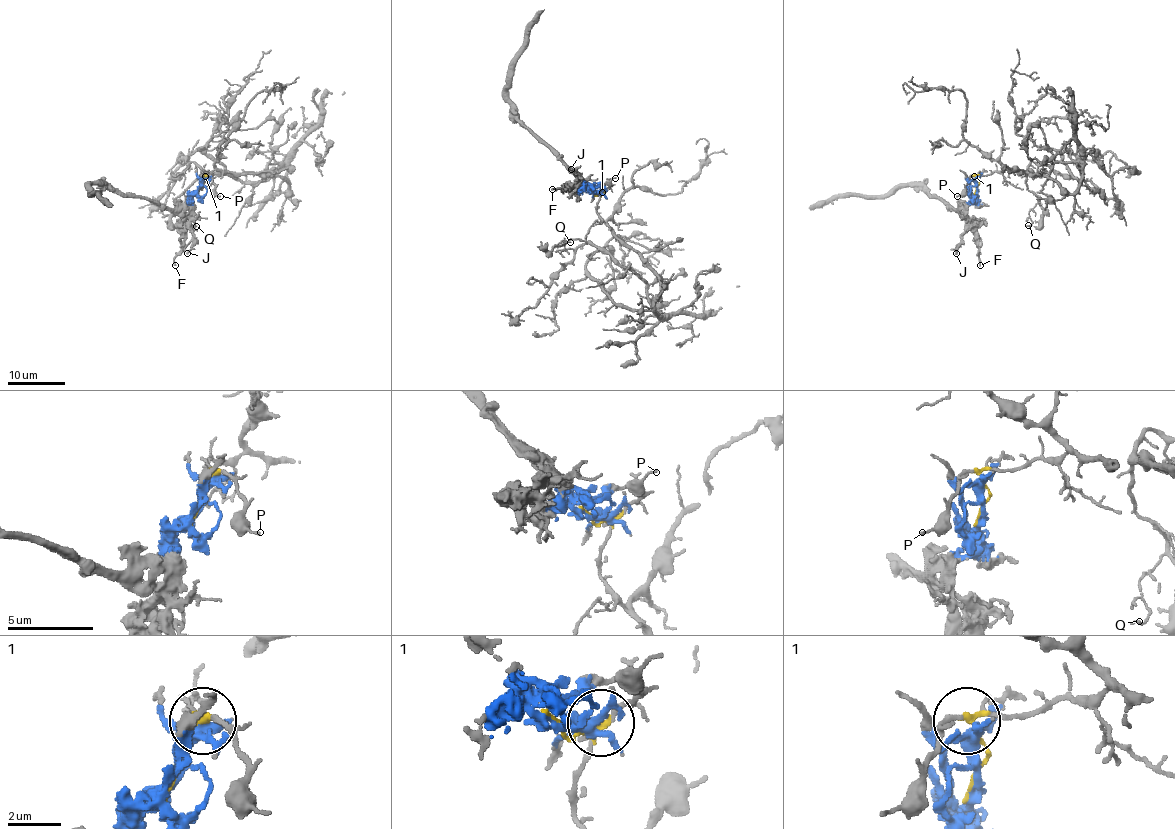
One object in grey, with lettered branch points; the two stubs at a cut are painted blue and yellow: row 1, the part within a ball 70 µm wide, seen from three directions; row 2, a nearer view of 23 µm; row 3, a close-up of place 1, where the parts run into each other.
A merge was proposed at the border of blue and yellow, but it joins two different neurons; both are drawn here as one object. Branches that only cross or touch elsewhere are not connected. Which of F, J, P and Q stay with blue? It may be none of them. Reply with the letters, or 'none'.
F, J

